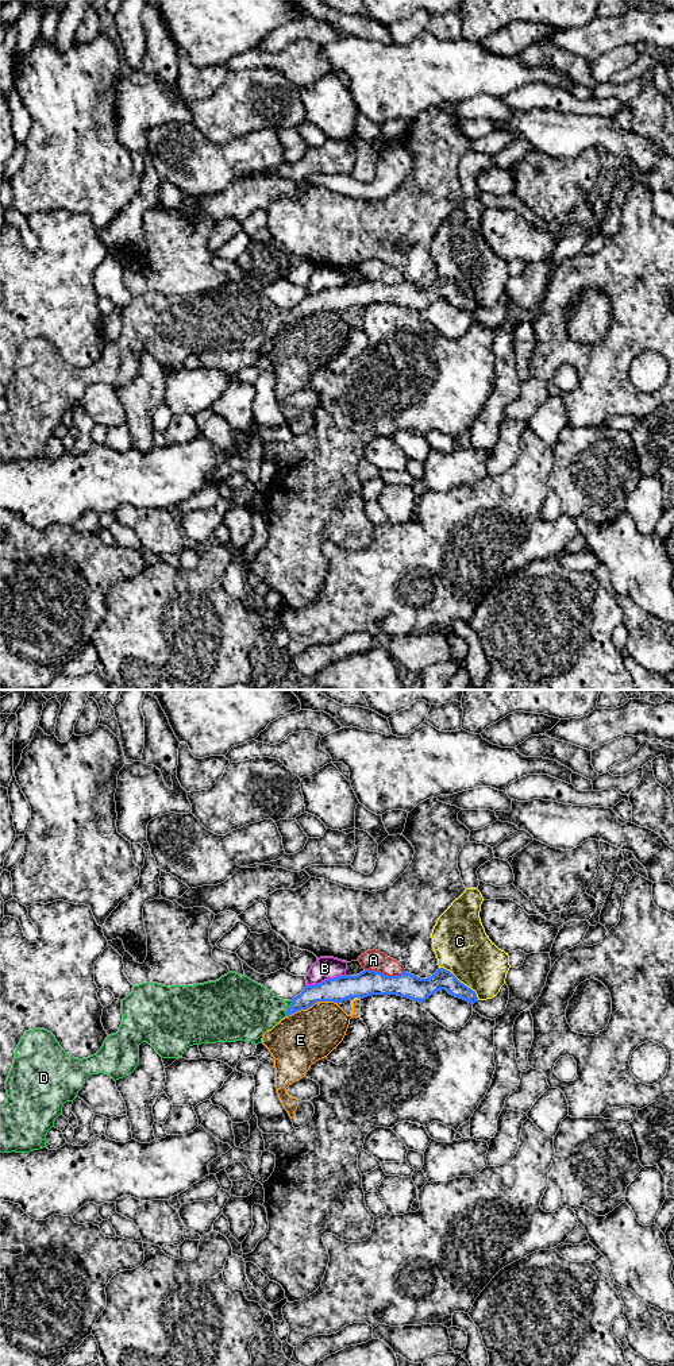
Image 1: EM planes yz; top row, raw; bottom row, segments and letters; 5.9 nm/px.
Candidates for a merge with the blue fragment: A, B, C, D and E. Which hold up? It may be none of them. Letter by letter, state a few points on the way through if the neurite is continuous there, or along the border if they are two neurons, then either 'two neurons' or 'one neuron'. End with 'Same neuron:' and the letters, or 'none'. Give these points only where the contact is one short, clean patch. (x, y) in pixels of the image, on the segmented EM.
A: along yz (365, 968), (380, 971), (385, 975), (400, 975), (404, 971) | two neurons
B: along yz (345, 973), (307, 986) | two neurons
C: two neurons
D: across yz (326, 991), (311, 994), (288, 1008), (246, 1010) | one neuron
E: two neurons
Same neuron: D

